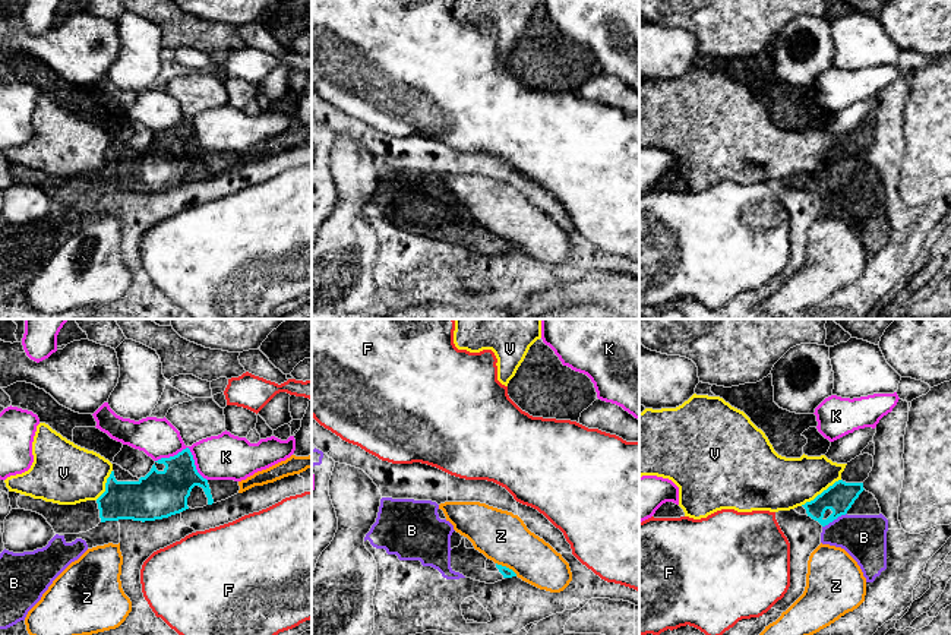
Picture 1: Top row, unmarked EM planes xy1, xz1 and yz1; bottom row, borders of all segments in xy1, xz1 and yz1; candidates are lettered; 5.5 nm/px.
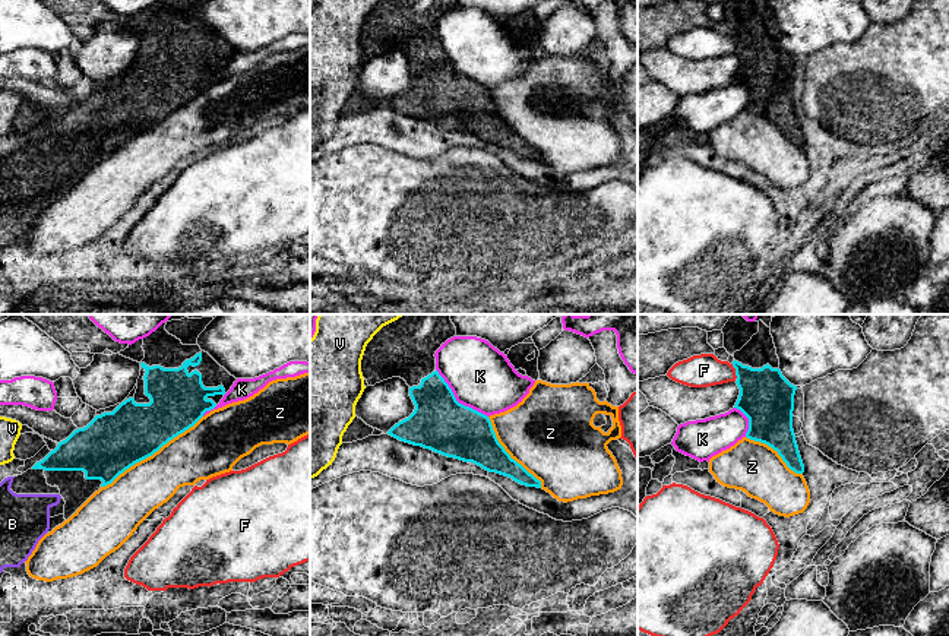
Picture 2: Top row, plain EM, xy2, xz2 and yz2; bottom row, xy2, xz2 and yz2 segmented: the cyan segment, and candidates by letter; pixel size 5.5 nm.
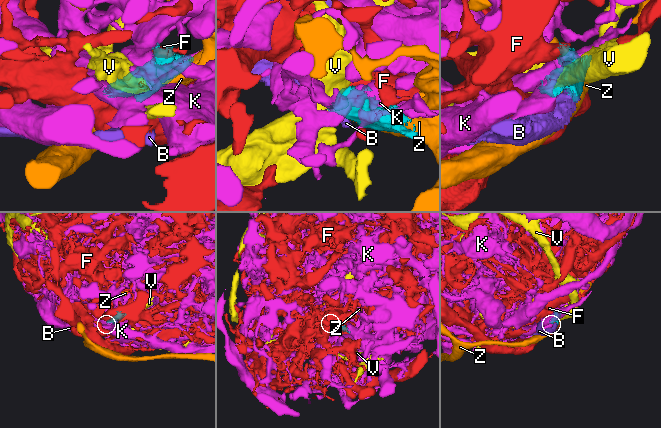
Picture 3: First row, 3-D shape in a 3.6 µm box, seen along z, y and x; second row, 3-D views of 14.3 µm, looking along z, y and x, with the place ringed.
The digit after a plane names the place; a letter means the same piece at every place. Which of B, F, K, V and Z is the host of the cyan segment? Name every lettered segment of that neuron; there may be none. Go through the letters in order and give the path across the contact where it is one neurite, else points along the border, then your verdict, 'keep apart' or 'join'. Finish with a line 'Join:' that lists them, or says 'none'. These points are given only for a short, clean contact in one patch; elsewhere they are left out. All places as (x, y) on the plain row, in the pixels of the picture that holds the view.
B: way yz1 (840, 168), (834, 190), (847, 204), (863, 209); join
F: border yz2 (731, 37), (737, 50); keep apart
K: keep apart
V: keep apart
Z: keep apart
Join: B

